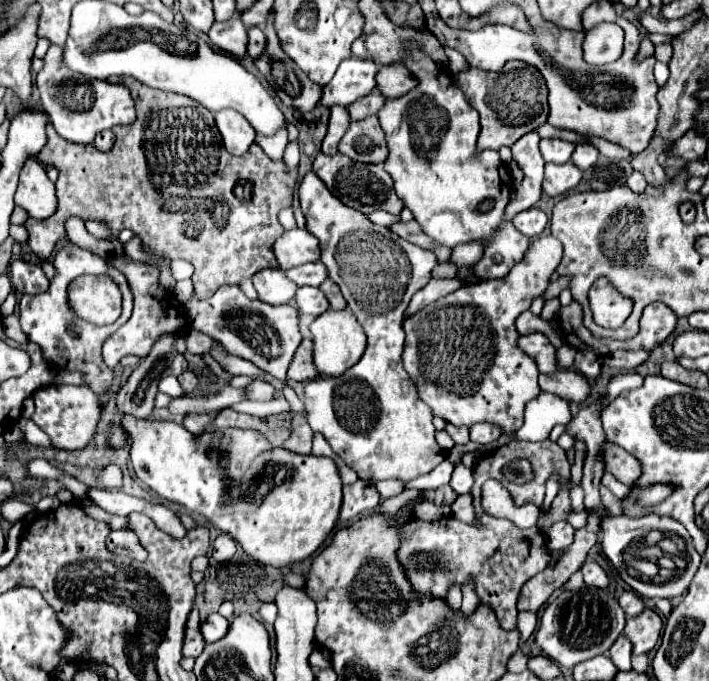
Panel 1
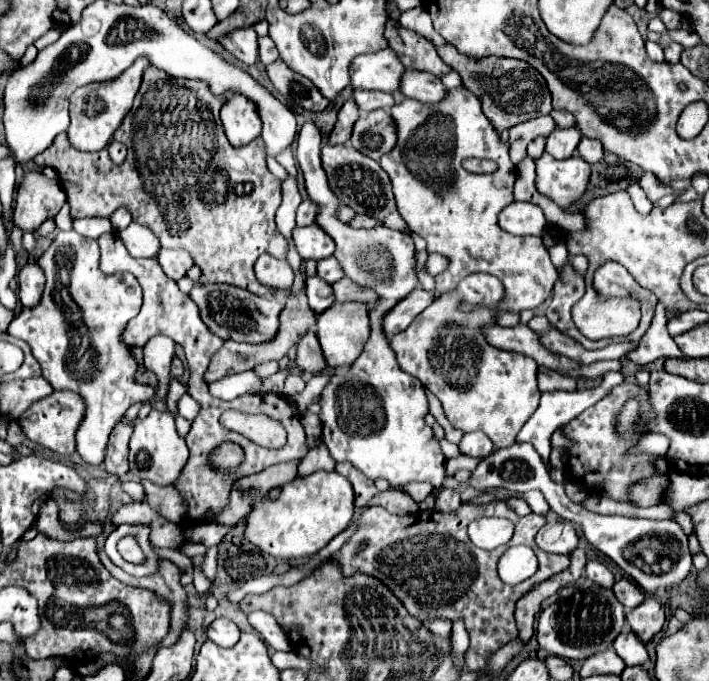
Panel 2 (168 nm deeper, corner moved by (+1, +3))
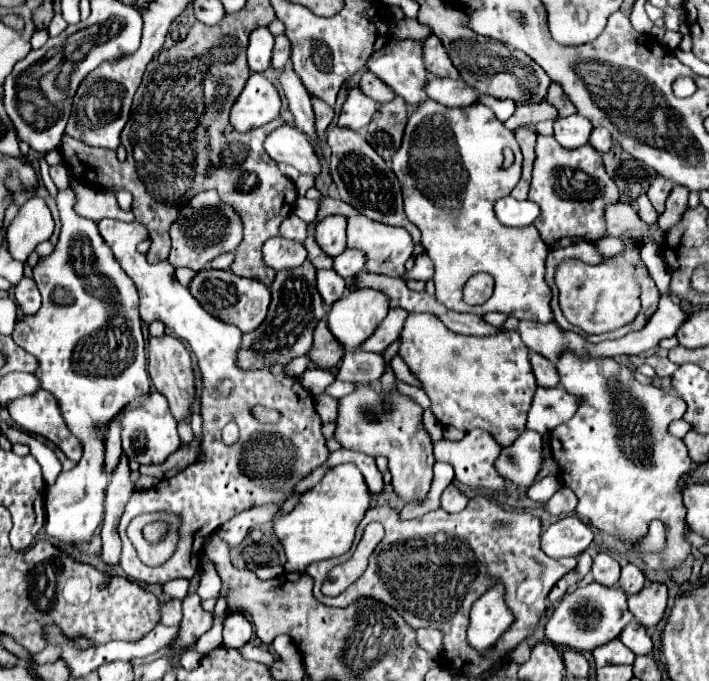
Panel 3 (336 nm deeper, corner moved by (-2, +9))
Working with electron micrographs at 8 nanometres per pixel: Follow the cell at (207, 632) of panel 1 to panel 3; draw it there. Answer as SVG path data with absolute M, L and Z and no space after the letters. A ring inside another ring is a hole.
M228 615L224 621L224 645L226 647L242 647L252 637L252 623L244 615Z

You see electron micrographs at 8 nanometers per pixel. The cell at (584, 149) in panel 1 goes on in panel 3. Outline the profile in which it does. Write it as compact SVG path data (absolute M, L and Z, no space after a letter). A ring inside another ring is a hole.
M602 127L594 129L592 135L590 135L590 145L592 145L596 151L606 153L606 151L612 147L612 139L610 139L608 129L602 129Z

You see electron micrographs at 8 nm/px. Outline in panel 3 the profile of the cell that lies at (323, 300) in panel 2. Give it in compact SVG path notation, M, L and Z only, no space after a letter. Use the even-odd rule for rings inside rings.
M322 269L316 273L316 285L318 285L318 291L324 299L324 303L330 307L338 297L344 295L346 291L346 281L334 273L334 269Z

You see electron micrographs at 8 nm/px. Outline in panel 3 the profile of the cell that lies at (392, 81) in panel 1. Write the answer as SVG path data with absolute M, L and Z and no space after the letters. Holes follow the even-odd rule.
M434 77L428 81L426 93L430 99L434 99L446 107L466 107L478 99L476 91L470 85L466 85L462 79Z

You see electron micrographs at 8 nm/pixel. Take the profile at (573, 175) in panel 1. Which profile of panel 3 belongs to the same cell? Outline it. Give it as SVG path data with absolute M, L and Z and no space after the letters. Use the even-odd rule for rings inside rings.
M538 137L528 199L538 203L542 209L540 217L534 221L542 239L550 249L558 249L580 239L590 243L602 239L606 229L602 209L606 203L620 201L620 189L604 171L602 155L596 153L590 145L568 151L560 149L554 137Z

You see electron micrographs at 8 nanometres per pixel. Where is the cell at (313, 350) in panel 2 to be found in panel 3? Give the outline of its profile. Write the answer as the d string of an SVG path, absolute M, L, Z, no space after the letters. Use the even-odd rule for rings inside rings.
M322 319L316 329L314 329L314 341L312 341L312 349L308 351L310 361L320 367L320 369L332 369L340 357L342 357L344 349L340 347L340 343L332 337L326 321Z

